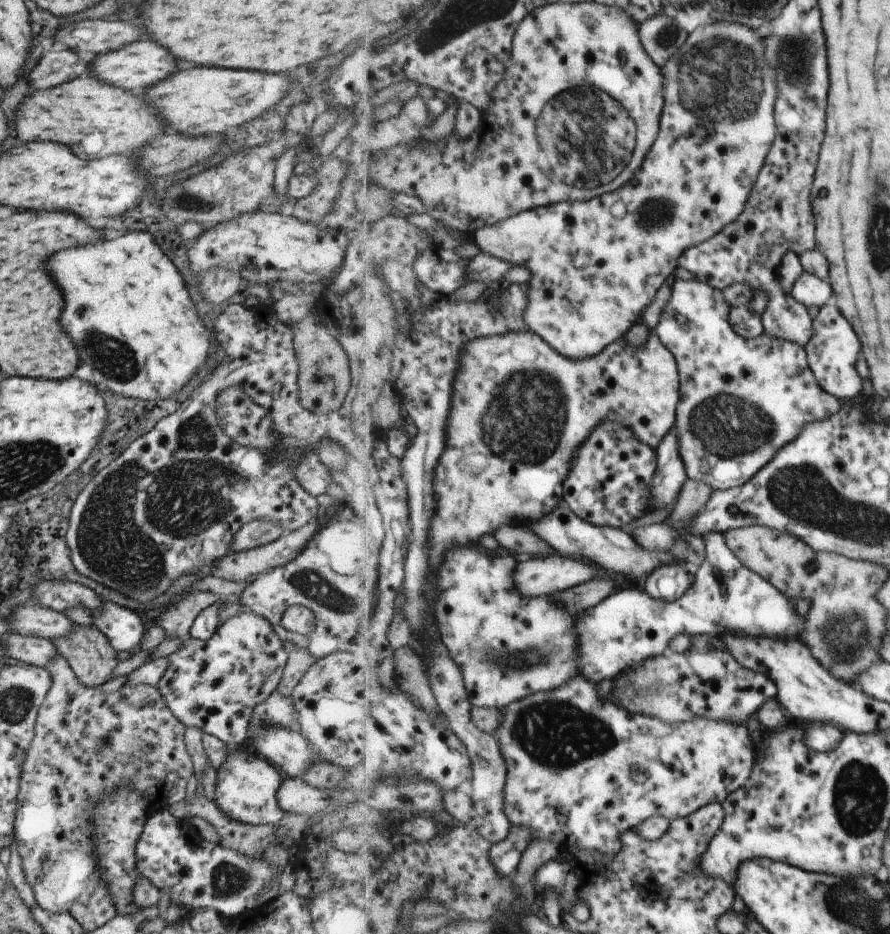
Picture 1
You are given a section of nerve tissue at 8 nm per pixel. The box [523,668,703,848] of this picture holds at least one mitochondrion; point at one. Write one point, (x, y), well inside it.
(639, 691)

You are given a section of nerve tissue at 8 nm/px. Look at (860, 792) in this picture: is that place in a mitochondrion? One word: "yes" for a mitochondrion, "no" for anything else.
yes

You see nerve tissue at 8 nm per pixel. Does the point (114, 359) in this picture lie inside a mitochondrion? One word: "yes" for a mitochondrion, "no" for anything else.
yes

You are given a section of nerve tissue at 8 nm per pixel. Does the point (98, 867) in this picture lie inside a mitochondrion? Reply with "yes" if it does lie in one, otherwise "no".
no

